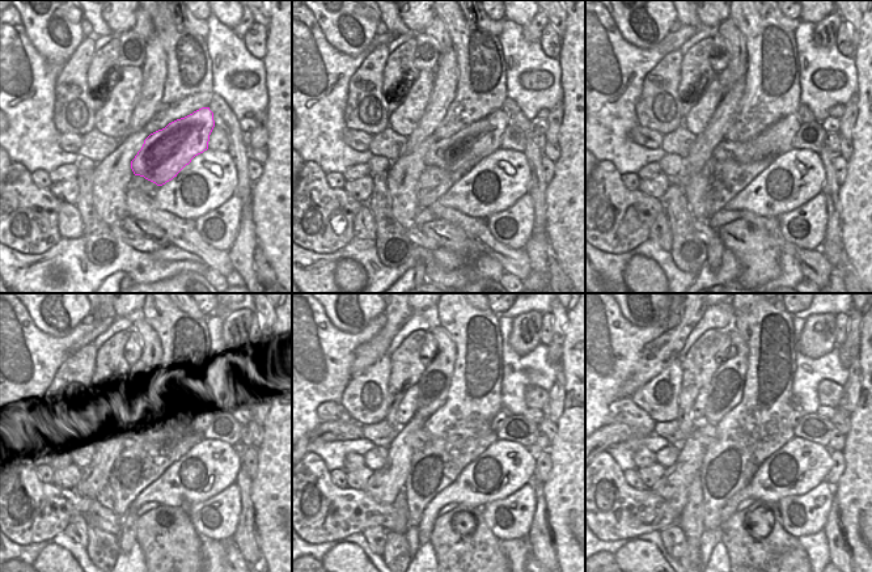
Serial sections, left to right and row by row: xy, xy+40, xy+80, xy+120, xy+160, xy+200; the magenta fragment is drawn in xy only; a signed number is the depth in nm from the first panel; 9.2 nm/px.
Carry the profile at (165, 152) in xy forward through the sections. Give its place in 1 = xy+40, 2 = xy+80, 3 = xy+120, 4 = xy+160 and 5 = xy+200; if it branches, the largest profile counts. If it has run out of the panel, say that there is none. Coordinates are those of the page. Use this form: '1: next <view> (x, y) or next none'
1: next xy+40 (458, 153)
2: next xy+80 (777, 139)
3: next xy+120 (199, 426)
4: next xy+160 (500, 416)
5: next xy+200 (795, 416)

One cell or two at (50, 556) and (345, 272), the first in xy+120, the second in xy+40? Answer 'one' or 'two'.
one

